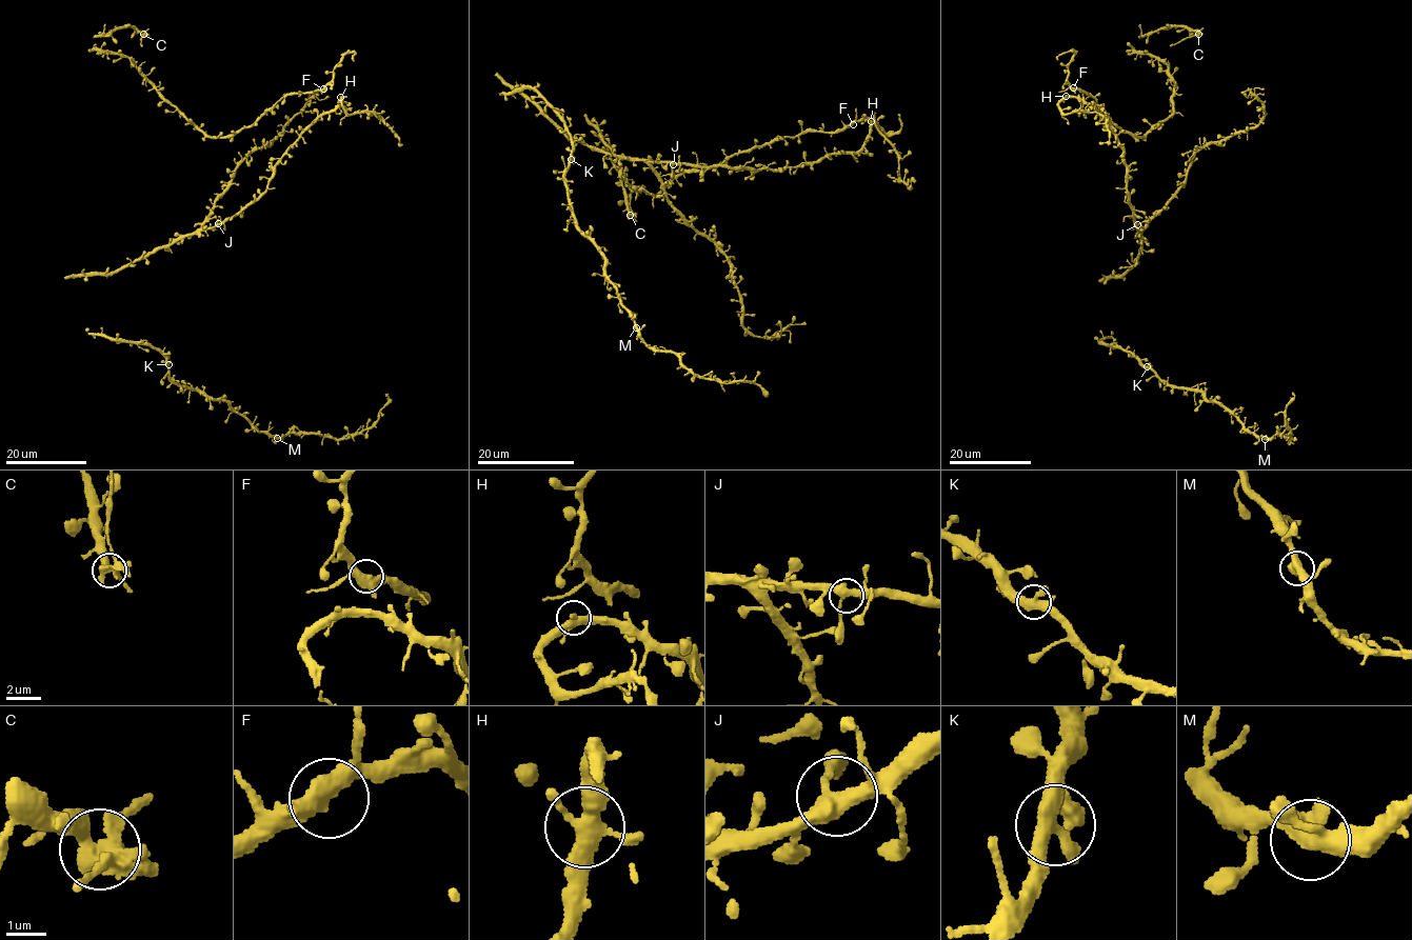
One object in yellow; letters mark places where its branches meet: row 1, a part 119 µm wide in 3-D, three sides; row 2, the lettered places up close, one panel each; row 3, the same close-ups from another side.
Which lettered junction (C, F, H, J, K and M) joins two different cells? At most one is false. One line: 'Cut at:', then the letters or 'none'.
Cut at: C

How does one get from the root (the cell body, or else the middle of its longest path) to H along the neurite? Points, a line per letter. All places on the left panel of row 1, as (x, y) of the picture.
H: (215, 225), (237, 216), (263, 192), (274, 165), (317, 119), (335, 111), (340, 97)

